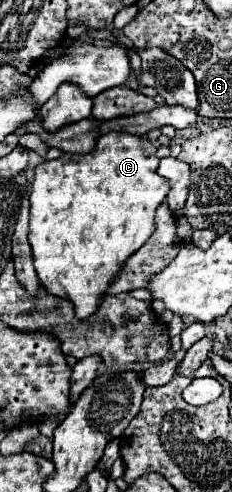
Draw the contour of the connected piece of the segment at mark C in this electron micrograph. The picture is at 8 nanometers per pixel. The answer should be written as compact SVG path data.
M110 131L106 135L100 135L96 139L96 147L92 153L86 153L86 155L62 155L58 157L56 161L44 161L42 165L36 167L34 171L34 183L30 187L30 245L32 245L32 255L34 255L34 267L36 267L36 273L38 273L38 279L40 283L52 293L52 295L58 295L58 297L66 297L74 303L76 307L76 313L80 319L86 319L90 317L90 313L96 311L98 307L98 299L100 295L106 293L110 281L114 279L114 275L120 271L122 263L134 253L138 251L146 239L152 235L154 231L154 211L156 207L164 201L166 193L168 193L168 183L166 179L162 179L158 173L156 173L156 167L158 167L158 157L156 157L156 147L148 141L148 139L140 139L140 137L134 137L130 133L120 133L120 131Z

